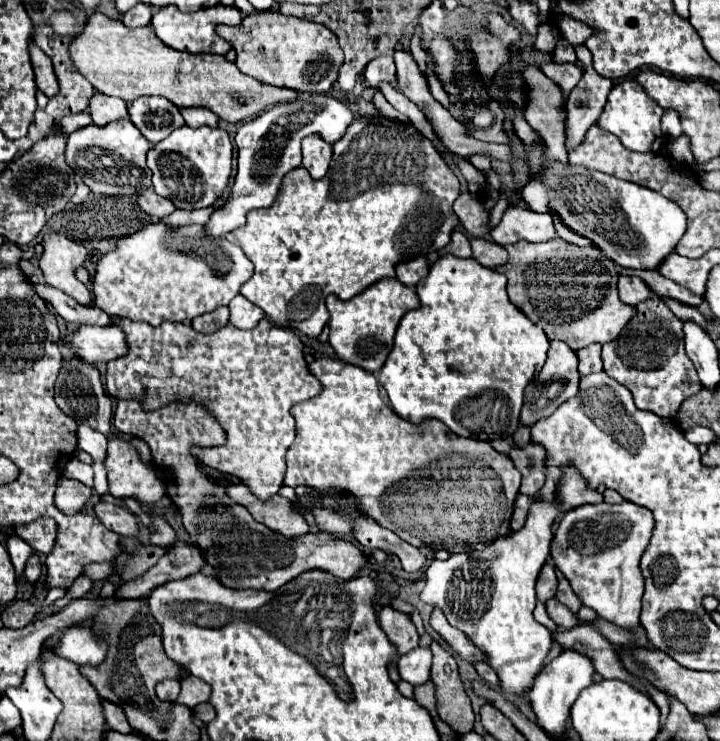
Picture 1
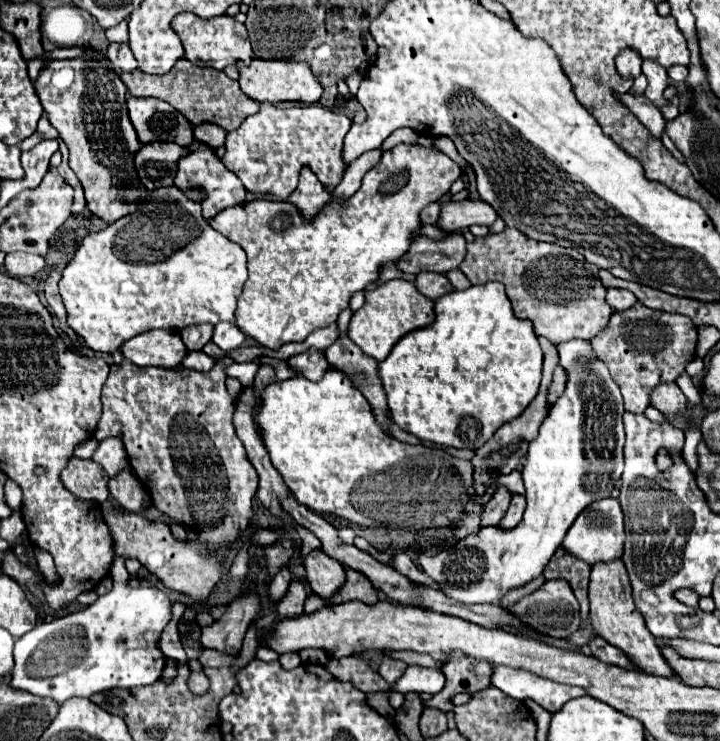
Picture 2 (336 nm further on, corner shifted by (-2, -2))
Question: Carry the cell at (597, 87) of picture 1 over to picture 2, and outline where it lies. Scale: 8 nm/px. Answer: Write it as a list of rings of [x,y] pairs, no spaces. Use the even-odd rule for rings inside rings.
[[[624,49],[616,57],[616,69],[622,77],[632,77],[632,79],[638,77],[642,73],[640,67],[642,67],[642,57],[632,49]]]

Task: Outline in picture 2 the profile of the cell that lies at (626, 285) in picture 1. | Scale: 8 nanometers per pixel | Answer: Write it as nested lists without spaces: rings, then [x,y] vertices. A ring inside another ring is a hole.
[[[608,289],[606,291],[606,303],[614,309],[614,311],[626,311],[630,309],[638,299],[634,299],[634,295],[626,289]]]

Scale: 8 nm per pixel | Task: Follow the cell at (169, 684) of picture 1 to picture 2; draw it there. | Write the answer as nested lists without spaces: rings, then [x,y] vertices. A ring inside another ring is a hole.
[[[190,673],[190,679],[188,679],[188,685],[190,685],[190,691],[194,691],[196,695],[204,695],[210,687],[210,681],[204,673]]]

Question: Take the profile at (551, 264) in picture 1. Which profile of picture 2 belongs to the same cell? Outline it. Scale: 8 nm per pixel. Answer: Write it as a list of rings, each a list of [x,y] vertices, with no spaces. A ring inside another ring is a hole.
[[[504,227],[500,233],[488,233],[468,243],[468,253],[458,269],[472,285],[484,285],[488,279],[500,281],[506,287],[514,315],[532,321],[536,335],[550,339],[554,345],[570,339],[592,339],[612,315],[604,299],[606,289],[598,279],[596,265],[574,249],[534,241],[512,227]]]

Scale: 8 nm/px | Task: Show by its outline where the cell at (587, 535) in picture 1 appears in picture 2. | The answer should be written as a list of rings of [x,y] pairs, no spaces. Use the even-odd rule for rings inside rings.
[[[612,497],[600,499],[590,503],[590,507],[586,507],[586,511],[582,511],[582,515],[578,515],[578,519],[574,521],[574,527],[568,529],[568,535],[562,543],[562,547],[566,551],[570,551],[574,557],[584,559],[588,565],[594,563],[606,563],[606,561],[614,561],[622,555],[622,547],[624,547],[624,517],[622,517],[622,509],[620,503]]]

